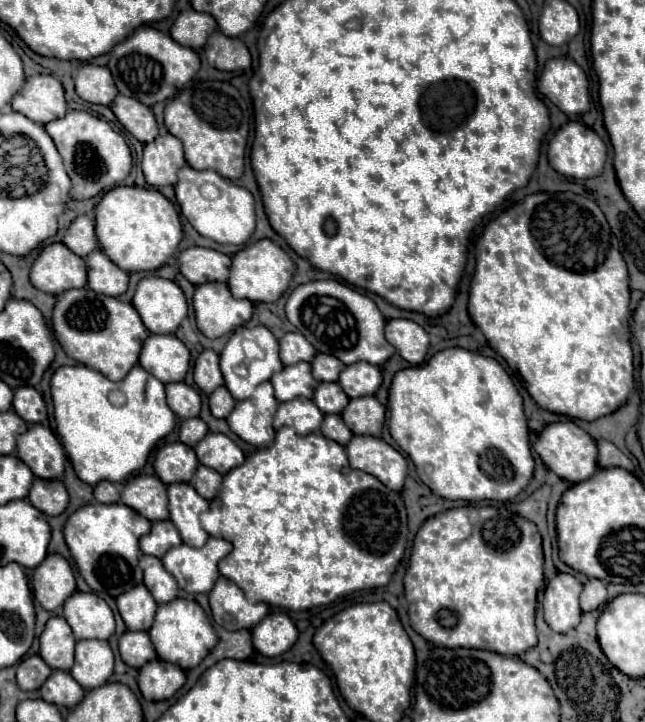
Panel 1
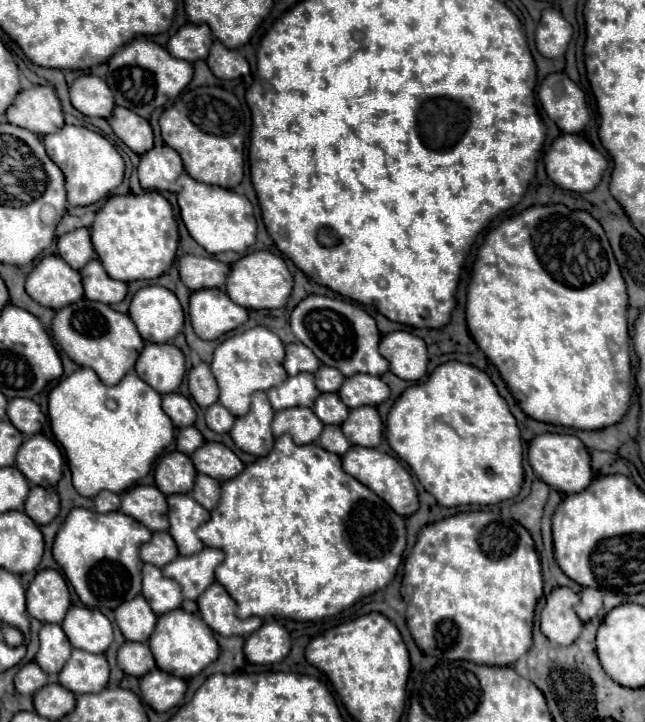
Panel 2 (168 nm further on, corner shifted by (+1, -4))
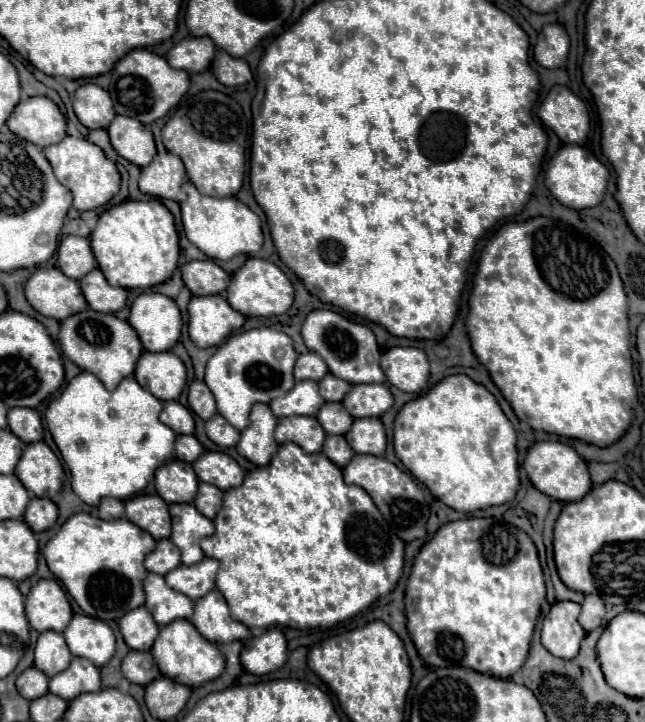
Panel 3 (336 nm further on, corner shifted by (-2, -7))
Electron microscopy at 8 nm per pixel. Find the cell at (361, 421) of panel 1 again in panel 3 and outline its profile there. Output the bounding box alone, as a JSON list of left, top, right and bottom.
[345,418,385,456]

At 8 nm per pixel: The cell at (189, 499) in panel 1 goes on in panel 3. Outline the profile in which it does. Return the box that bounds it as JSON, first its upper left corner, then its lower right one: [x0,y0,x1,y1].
[169,504,215,564]

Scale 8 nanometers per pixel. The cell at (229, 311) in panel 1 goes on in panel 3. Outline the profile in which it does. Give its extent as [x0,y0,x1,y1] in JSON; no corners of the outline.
[187,296,245,348]

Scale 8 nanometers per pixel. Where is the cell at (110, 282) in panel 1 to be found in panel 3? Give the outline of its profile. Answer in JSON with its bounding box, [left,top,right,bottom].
[79,268,127,314]

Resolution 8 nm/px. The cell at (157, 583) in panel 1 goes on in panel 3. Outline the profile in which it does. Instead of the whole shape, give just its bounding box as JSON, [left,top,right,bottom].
[145,574,193,626]

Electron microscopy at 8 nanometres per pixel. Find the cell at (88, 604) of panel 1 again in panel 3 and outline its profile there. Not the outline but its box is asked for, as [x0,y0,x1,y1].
[63,614,115,668]

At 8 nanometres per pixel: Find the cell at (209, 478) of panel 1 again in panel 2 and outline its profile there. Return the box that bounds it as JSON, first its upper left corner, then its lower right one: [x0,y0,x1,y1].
[190,475,220,511]

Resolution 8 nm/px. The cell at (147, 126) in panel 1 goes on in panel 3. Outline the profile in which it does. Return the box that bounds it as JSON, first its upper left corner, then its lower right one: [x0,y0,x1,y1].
[107,116,157,168]

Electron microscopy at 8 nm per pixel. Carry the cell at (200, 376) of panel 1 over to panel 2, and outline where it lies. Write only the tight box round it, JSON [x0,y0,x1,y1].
[188,363,218,407]

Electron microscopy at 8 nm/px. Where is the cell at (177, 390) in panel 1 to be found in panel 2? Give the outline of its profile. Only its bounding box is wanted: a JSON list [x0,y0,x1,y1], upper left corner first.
[162,393,196,429]

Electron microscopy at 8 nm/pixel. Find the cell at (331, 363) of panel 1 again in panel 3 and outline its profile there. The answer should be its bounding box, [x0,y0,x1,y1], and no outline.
[319,374,351,402]

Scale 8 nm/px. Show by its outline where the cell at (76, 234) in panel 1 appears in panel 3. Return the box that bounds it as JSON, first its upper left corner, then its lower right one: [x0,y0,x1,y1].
[57,236,97,280]

